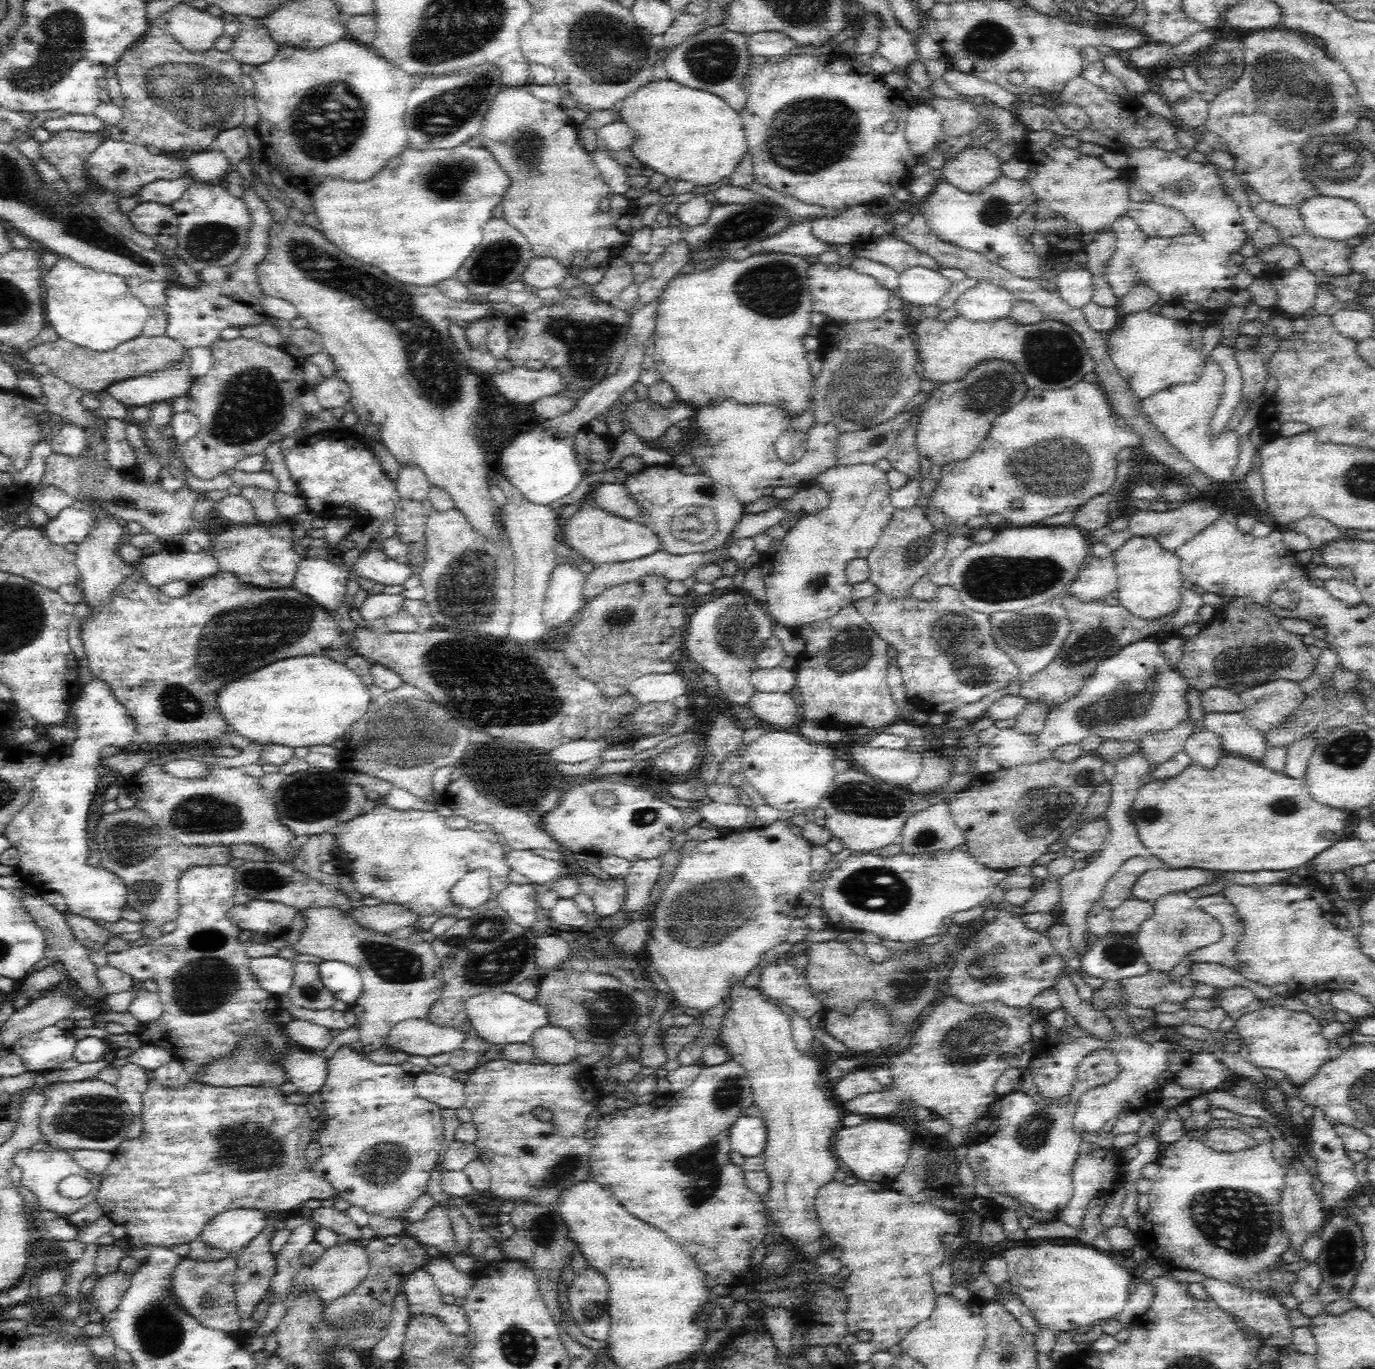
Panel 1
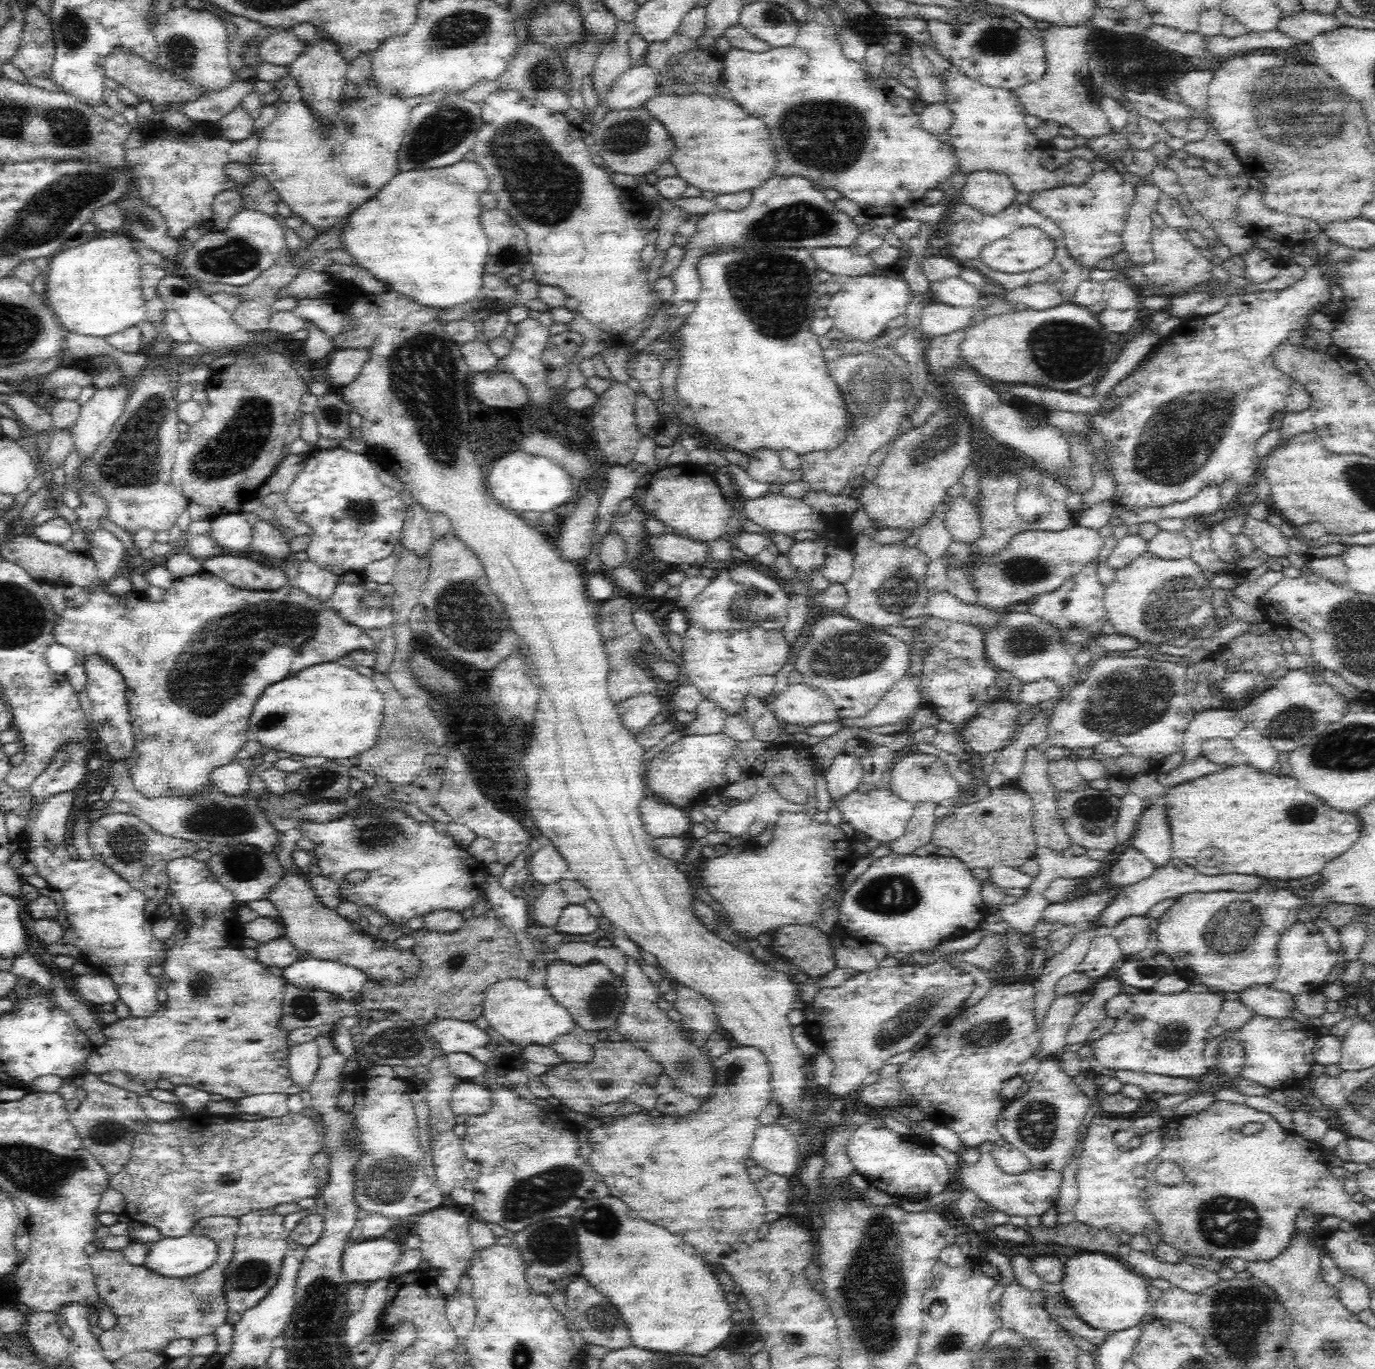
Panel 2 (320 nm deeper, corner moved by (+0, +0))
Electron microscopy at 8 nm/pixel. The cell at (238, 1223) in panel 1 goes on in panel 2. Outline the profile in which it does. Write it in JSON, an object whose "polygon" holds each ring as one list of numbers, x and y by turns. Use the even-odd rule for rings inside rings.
{"polygon":[[188,1233,154,1243,143,1264,160,1276,185,1279,210,1268,215,1257,216,1243,212,1238]]}

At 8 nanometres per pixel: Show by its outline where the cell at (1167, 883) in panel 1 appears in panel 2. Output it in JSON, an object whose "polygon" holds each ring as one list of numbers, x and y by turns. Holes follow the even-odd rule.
{"polygon":[[1115,886,1114,889,1102,893,1086,894,1066,903,1049,904,1042,910,1042,919,1056,926,1075,925,1081,927,1098,918,1098,914,1116,896,1116,889,1119,888]]}

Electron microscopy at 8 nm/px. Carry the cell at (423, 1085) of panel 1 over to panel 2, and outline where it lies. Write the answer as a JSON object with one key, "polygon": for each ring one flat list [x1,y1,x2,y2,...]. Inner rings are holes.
{"polygon":[[461,1083,453,1093,451,1110,455,1115,484,1116,492,1110,491,1088,472,1083]]}

